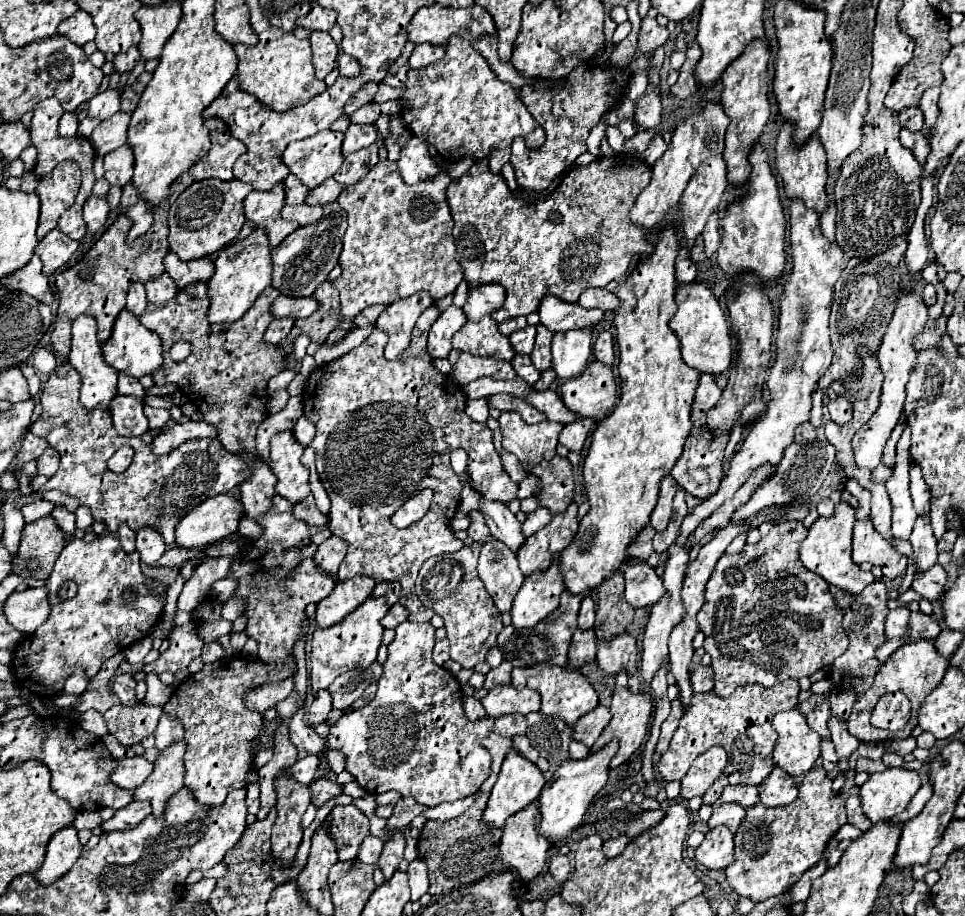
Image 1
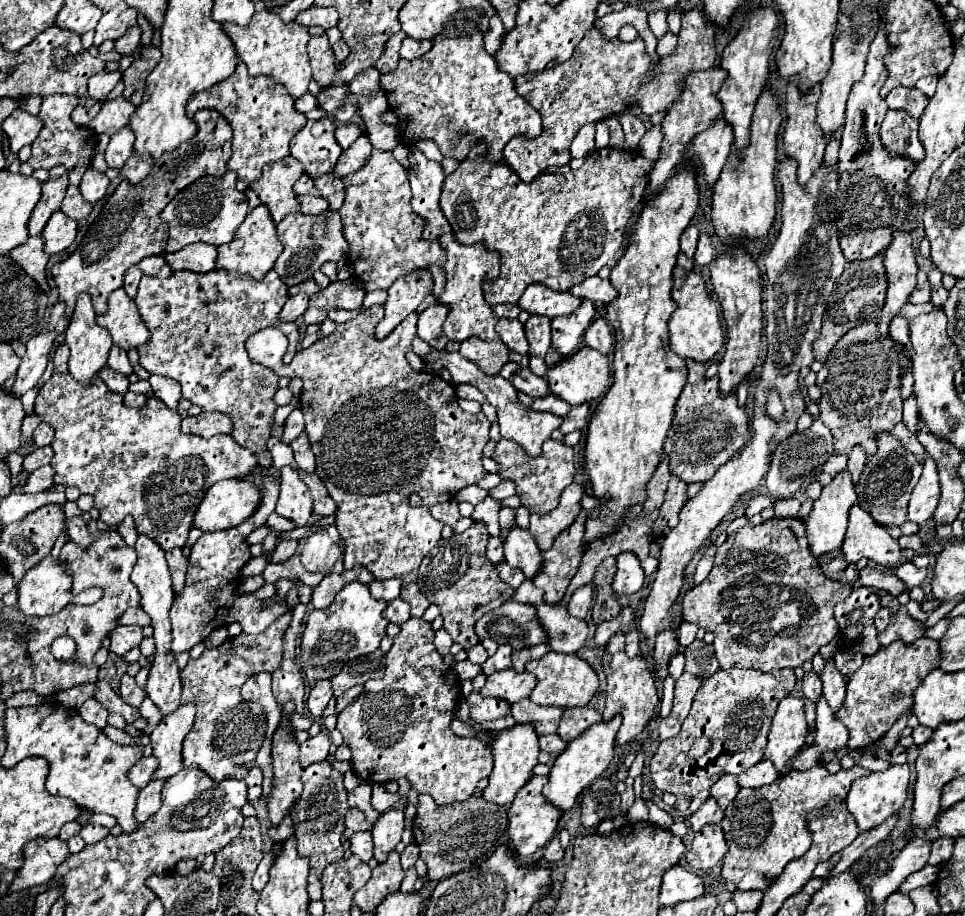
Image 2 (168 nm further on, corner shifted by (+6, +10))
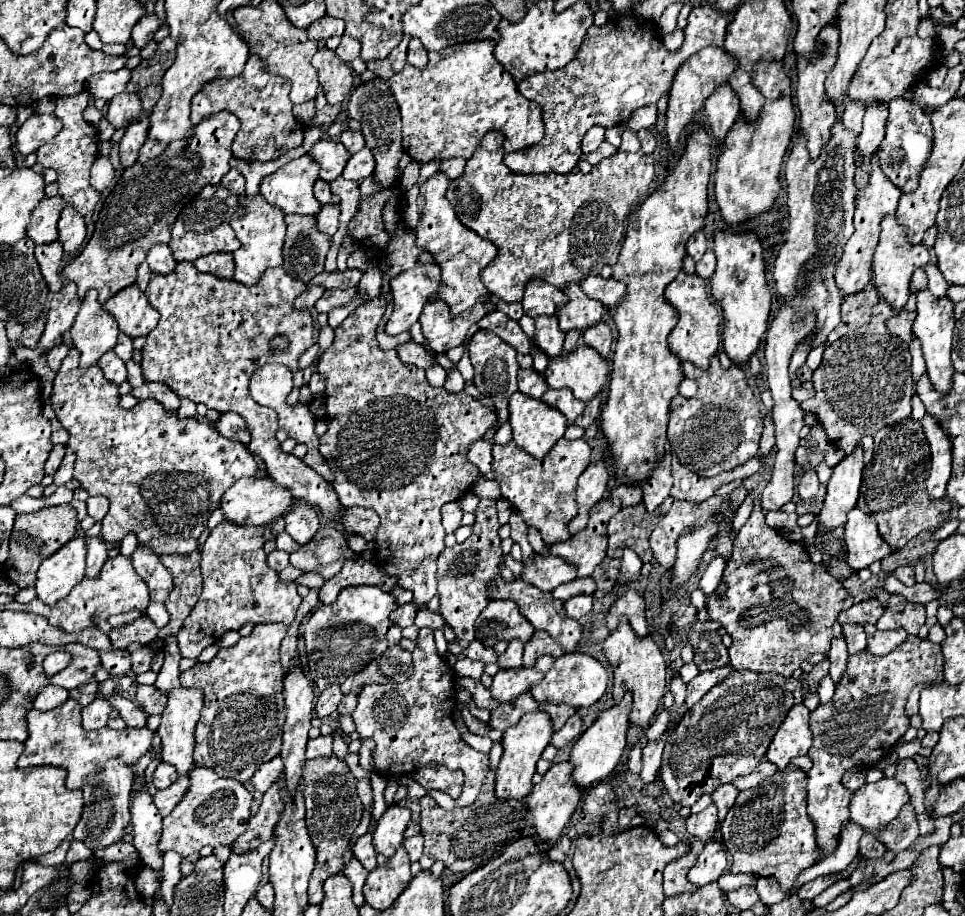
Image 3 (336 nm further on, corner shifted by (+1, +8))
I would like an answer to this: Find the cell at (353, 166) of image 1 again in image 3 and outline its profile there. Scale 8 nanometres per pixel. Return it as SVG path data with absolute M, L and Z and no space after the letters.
M363 147L359 153L351 155L351 159L347 161L345 169L343 169L343 177L351 179L351 181L359 181L367 175L371 175L375 169L375 159L369 147Z

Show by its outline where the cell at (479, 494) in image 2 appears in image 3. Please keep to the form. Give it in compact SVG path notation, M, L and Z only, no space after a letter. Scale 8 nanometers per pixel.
M481 499L475 511L473 533L455 547L445 547L445 551L437 557L437 595L441 601L439 613L445 617L447 625L455 631L457 639L473 641L475 639L475 621L481 615L481 609L489 603L489 583L493 583L499 573L499 563L503 559L501 539L499 539L499 521L495 499Z

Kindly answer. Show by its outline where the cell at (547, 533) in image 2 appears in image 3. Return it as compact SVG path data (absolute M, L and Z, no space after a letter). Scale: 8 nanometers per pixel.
M597 461L595 465L589 465L577 483L577 507L579 513L577 517L573 517L573 521L569 523L569 533L577 533L579 529L583 529L587 525L589 519L589 509L607 493L607 481L609 481L609 471L605 467L603 461Z

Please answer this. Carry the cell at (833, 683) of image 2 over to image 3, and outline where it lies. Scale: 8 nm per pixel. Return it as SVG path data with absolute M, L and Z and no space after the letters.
M833 637L833 641L831 641L831 651L827 653L827 659L829 659L829 663L831 663L829 677L833 679L833 683L839 683L841 677L845 675L845 665L847 665L847 659L849 659L845 639Z

